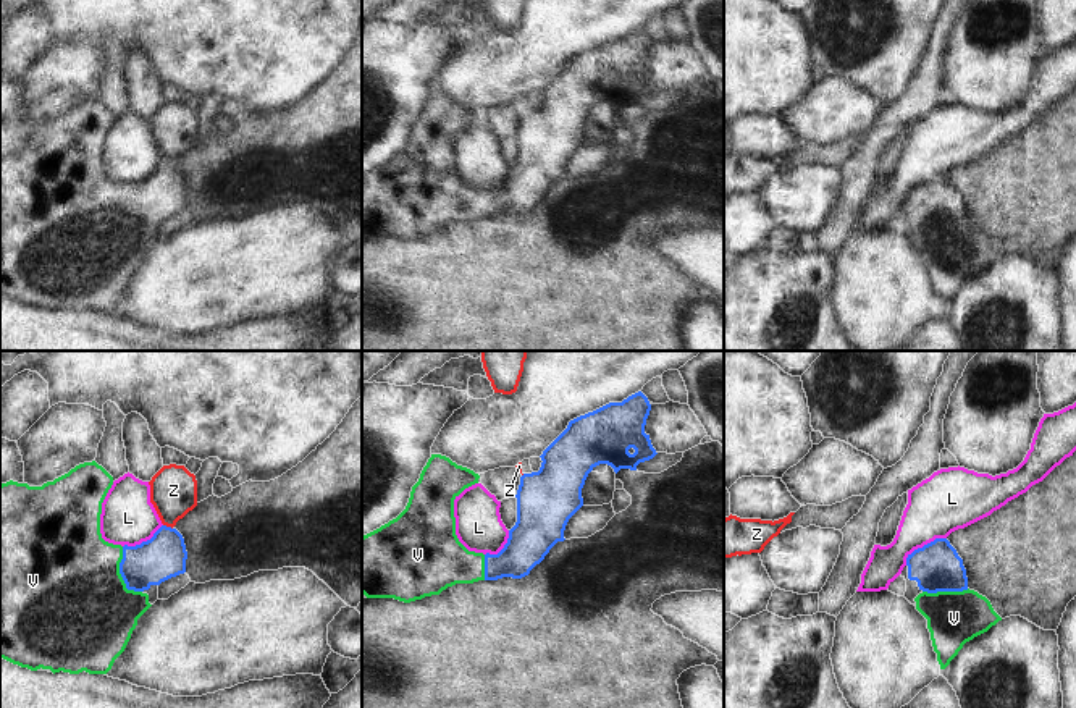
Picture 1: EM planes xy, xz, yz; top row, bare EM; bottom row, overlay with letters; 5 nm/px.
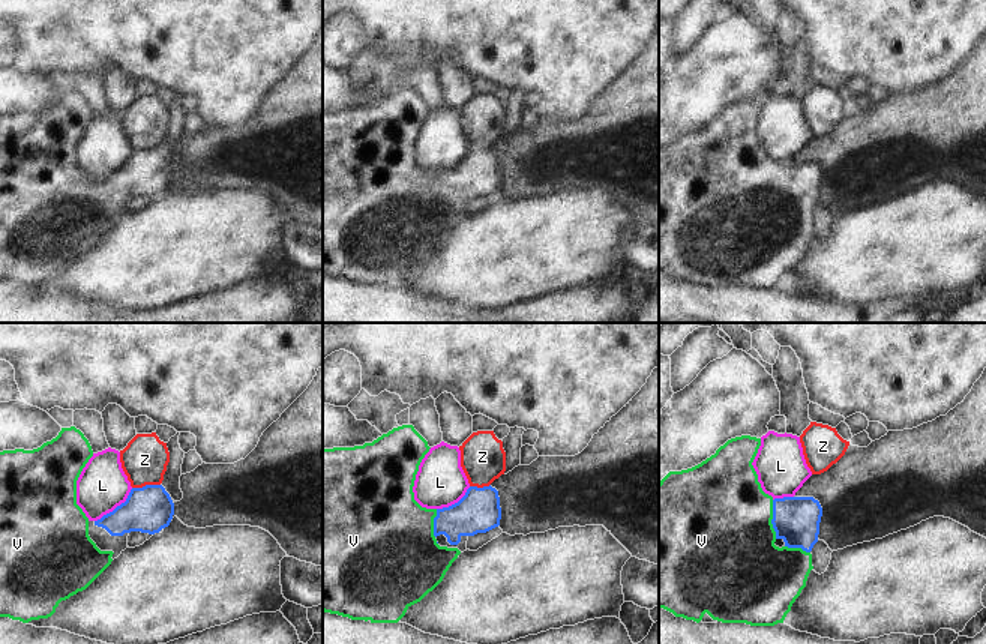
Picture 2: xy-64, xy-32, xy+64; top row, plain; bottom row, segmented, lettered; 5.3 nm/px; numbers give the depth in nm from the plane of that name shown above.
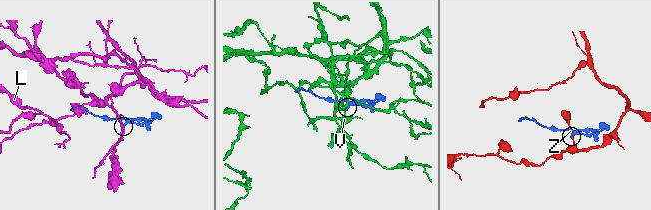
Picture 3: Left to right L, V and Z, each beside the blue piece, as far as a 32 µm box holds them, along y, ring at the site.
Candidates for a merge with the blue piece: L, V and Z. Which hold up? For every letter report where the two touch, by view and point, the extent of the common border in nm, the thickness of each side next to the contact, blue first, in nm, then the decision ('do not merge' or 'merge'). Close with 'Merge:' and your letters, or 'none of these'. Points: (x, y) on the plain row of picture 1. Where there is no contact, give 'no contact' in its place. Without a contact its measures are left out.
L: meets blue in yz at (924, 183); contact 240 nm long; 240 nm thick on the blue side, 300 nm on the other; do not merge
V: meets blue in xy at (120, 210); contact 260 nm long; 220 nm thick on the blue side, 500 nm on the other; merge
Z: meets blue in xy at (168, 165); contact 50 nm long; 220 nm thick on the blue side, 240 nm on the other; do not merge
Merge: V

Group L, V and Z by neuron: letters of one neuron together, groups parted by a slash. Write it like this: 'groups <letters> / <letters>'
groups L / V / Z

